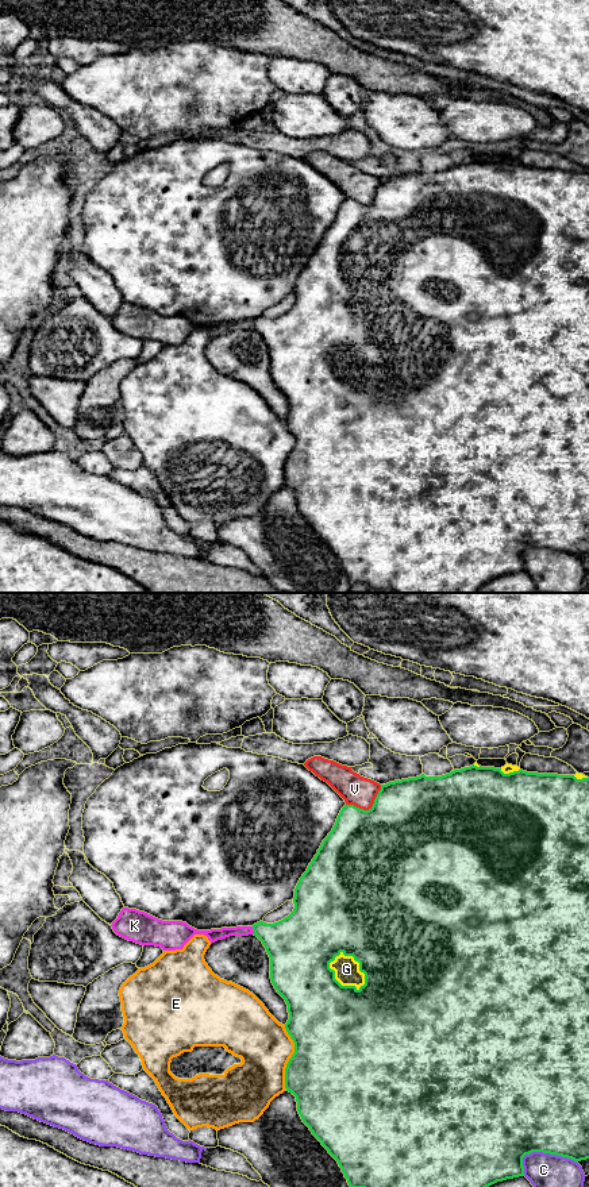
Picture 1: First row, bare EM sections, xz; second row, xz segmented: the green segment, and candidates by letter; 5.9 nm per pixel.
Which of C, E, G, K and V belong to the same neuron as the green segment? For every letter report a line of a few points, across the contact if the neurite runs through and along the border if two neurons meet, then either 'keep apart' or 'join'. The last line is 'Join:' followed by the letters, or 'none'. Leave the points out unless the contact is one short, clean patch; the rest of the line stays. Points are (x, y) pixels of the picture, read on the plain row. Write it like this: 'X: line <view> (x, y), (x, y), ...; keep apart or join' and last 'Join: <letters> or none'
C: keep apart
E: keep apart
G: join
K: line xz (251, 322), (253, 328); keep apart
V: keep apart
Join: G

